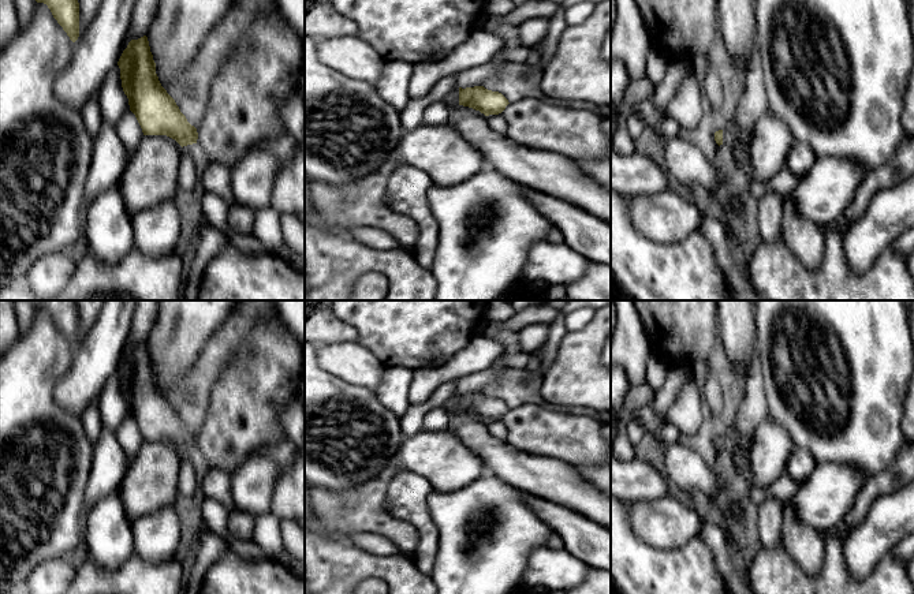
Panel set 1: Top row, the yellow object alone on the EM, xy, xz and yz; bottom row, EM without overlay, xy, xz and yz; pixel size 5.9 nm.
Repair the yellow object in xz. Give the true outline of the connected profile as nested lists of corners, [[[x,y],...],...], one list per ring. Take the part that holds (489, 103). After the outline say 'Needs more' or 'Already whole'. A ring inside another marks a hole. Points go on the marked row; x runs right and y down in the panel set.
[[[484,86],[459,87],[459,105],[480,111],[485,116],[501,113],[508,104],[501,93],[488,90]]]. Already whole

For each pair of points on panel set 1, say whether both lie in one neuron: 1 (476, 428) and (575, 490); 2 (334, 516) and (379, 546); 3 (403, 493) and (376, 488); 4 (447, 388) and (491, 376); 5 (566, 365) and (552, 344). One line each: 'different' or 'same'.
1: same
2: different
3: different
4: different
5: different

